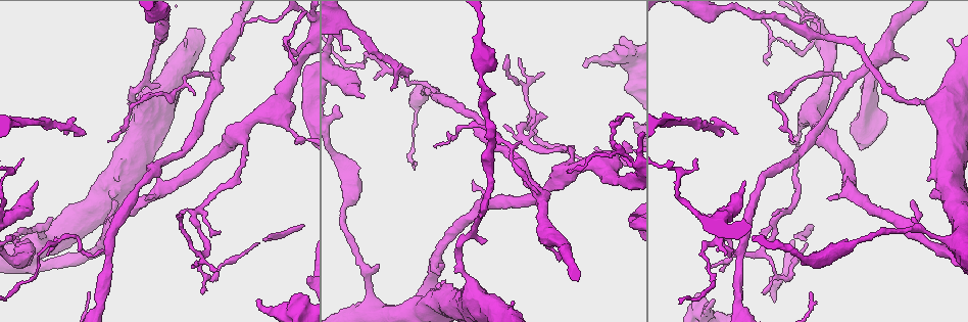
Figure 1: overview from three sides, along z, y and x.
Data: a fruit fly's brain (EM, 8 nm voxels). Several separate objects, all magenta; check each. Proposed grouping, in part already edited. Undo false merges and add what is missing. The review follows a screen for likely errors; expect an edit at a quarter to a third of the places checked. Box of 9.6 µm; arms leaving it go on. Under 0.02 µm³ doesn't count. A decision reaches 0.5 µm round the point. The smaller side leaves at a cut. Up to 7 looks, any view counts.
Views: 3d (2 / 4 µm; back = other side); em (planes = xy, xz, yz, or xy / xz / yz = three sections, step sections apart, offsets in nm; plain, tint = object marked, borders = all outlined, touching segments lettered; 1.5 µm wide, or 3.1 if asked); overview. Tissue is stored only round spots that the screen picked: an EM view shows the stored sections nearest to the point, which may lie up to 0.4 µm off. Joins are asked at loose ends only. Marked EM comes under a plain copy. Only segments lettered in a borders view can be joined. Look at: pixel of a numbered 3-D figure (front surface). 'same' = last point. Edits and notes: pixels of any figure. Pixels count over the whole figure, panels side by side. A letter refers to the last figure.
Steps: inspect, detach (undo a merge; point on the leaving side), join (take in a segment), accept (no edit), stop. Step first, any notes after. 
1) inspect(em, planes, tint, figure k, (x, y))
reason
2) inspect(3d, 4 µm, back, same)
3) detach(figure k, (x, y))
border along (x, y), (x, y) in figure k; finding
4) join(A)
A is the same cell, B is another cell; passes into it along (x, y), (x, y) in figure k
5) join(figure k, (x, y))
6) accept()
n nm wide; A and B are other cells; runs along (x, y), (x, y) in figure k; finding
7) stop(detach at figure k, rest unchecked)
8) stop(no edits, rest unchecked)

inspect(em, yz, step 4, borders, figure 1, (242, 34))
end of a long branch

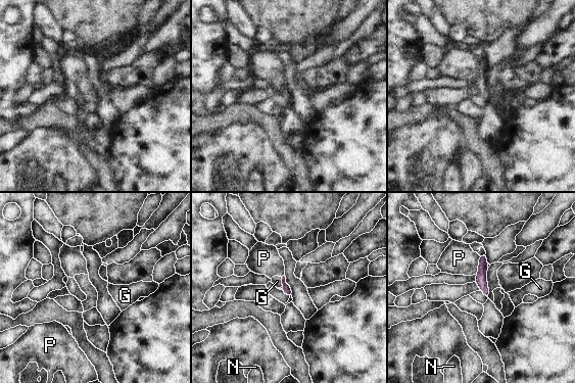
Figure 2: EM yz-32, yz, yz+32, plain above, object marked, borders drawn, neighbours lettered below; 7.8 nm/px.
inspect(em, planes, borders, same)
cut it another way

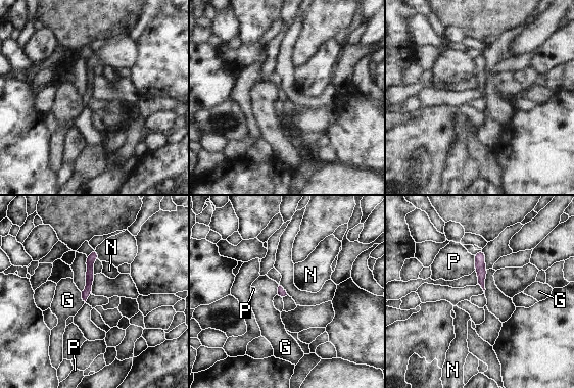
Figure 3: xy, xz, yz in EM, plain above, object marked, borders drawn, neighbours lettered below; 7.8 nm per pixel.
accept()
70 nm wide; G, N and P are other cells; border along (81, 292), (81, 297), (85, 301) in figure 3; no lettered segment goes on from it

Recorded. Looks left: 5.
inspect(em, planes, borders, figure 1, (288, 87))
calibre changes

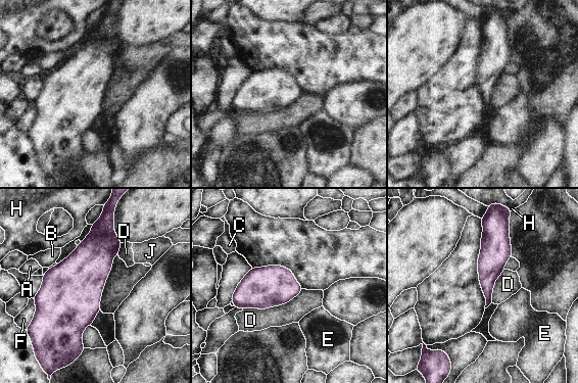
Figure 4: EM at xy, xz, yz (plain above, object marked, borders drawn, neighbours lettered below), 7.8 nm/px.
accept()
A, B, C, D, E, F, H and J are other cells; border along (303, 288), (279, 305), (243, 308) in figure 4; continuous, no second cell

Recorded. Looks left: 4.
inspect(em, planes, borders, figure 1, (772, 216))
tapers out

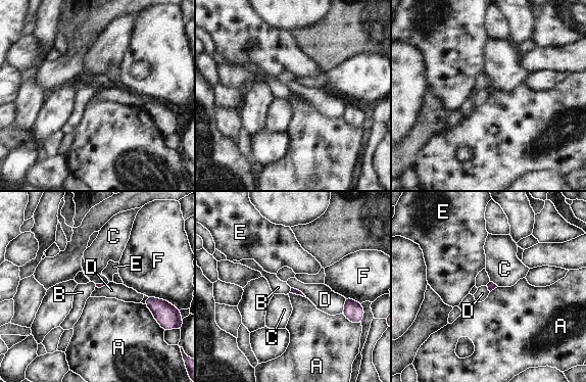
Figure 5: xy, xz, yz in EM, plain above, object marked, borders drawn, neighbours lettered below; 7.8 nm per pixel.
join(B)
B is the same cell, A, C, D, E and F are other cells; the cell continues

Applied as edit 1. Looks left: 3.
stop(join at figure 5, rest unchecked)

